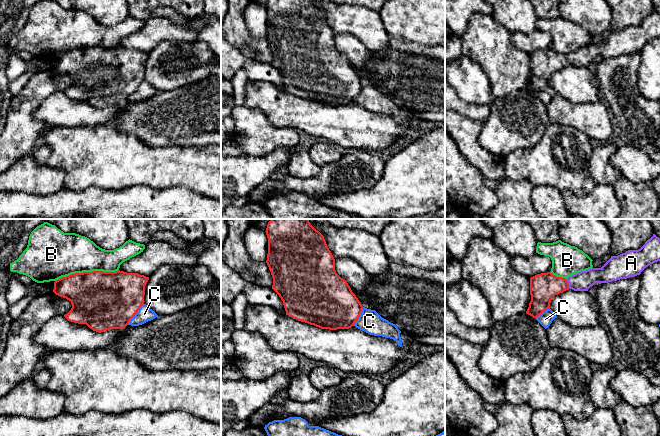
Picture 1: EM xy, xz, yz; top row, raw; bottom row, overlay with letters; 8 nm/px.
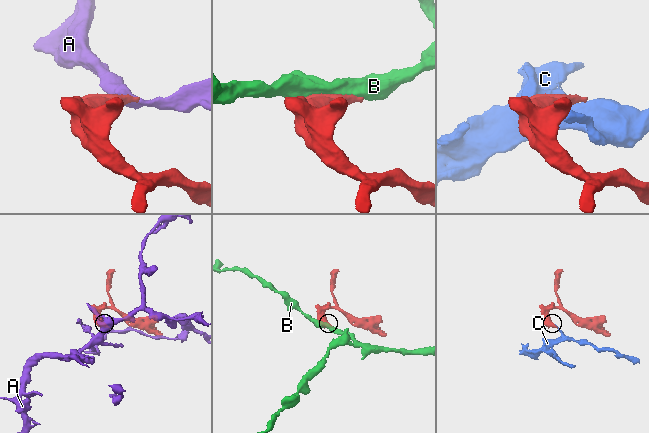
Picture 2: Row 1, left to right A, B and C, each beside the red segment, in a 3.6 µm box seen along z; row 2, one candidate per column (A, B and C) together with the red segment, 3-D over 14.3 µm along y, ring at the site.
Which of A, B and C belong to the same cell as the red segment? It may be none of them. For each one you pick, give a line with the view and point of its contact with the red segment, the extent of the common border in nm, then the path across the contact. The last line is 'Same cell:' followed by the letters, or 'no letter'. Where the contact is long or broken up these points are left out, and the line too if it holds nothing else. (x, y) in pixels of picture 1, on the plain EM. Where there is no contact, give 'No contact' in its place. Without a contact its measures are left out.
A: Touches red at yz (568, 60). Shared border 90 nm
Same cell: A

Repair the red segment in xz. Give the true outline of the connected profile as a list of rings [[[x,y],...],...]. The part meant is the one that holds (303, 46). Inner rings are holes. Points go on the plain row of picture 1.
[[[267,0],[266,39],[286,91],[321,105],[349,105],[363,82],[335,46],[324,12],[311,0]]]

